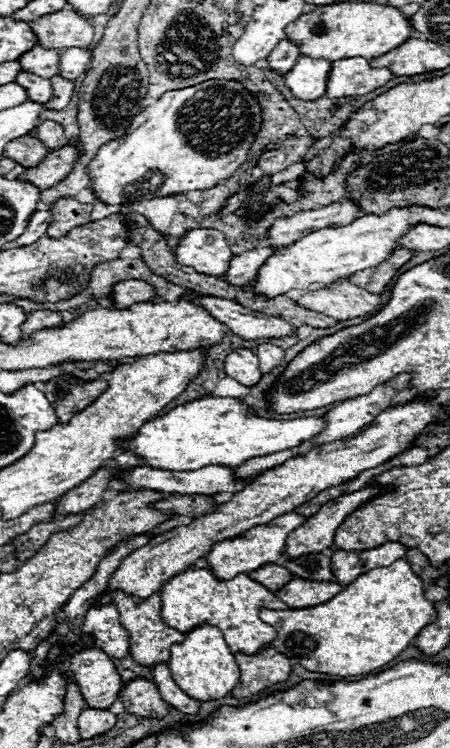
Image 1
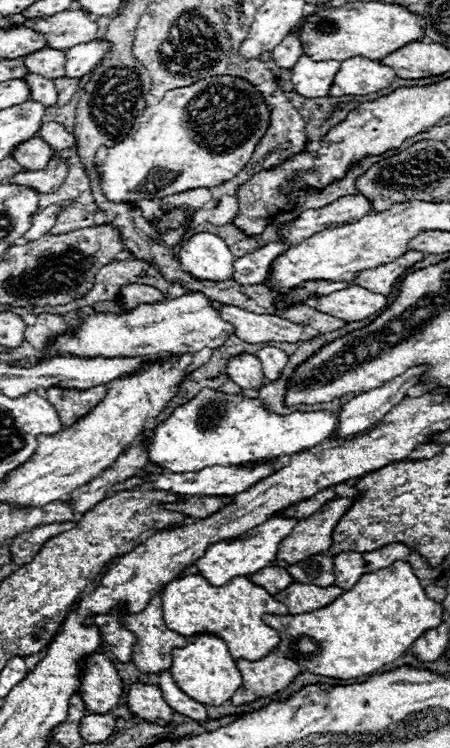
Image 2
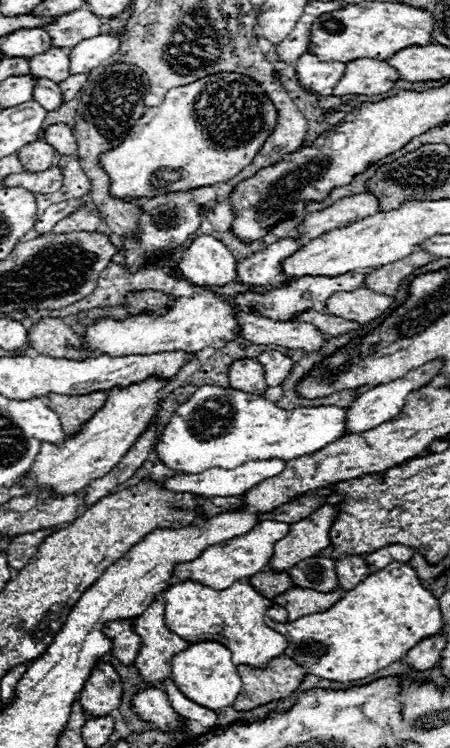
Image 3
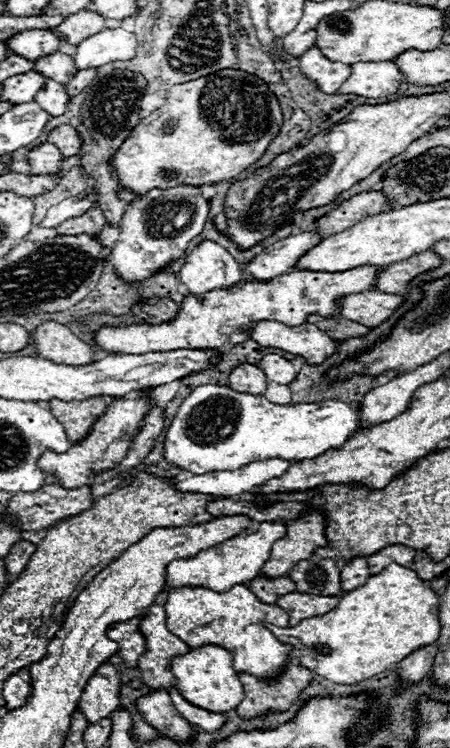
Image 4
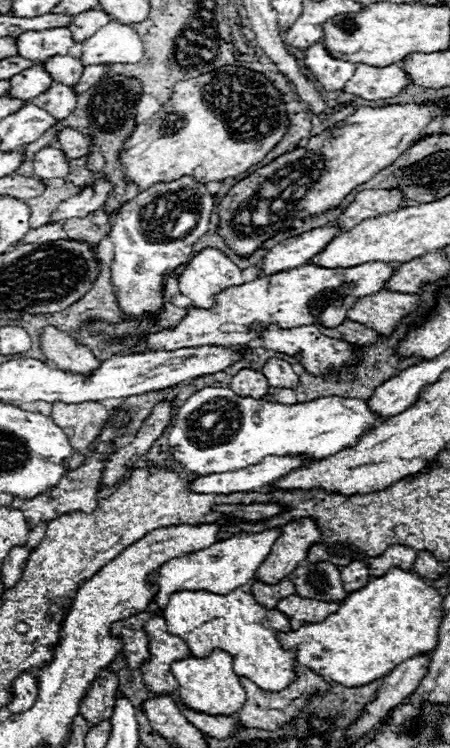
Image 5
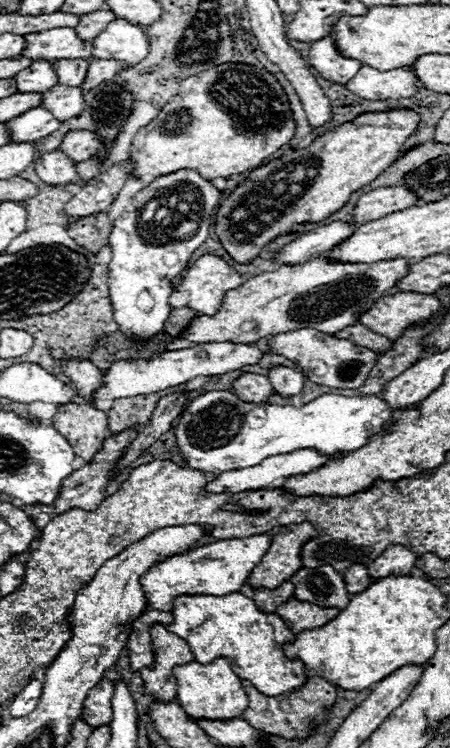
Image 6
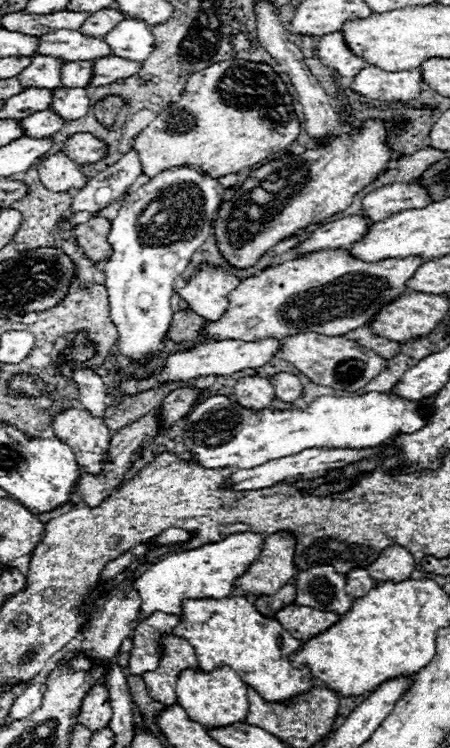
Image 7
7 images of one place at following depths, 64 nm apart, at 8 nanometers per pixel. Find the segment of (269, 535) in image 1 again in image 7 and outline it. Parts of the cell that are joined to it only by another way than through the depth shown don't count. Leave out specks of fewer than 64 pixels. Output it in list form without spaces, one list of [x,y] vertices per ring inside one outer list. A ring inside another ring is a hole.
[[[232,534],[216,544],[206,544],[196,550],[178,552],[166,556],[160,562],[150,564],[134,580],[134,590],[140,596],[140,616],[144,620],[154,612],[178,614],[182,600],[200,600],[200,598],[226,598],[234,590],[234,580],[250,566],[258,556],[264,536],[256,534]]]

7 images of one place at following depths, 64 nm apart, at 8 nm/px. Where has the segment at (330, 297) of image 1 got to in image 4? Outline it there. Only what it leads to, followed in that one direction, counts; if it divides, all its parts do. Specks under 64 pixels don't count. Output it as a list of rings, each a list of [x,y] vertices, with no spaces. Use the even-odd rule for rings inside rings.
[[[378,290],[352,294],[342,300],[342,316],[348,320],[356,320],[368,328],[378,328],[396,312],[402,302],[404,296],[384,294]]]

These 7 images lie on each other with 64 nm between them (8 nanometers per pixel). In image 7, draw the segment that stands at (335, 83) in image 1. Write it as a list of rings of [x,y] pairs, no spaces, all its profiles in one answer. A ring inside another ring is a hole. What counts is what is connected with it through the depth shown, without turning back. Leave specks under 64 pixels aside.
[[[368,66],[356,74],[356,82],[352,82],[350,88],[370,100],[408,102],[422,92],[422,72],[386,72],[378,66]]]

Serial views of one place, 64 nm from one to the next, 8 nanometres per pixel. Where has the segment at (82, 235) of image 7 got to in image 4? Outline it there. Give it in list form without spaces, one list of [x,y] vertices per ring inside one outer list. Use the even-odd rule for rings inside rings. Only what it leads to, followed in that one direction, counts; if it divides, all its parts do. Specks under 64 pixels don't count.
[[[96,206],[96,208],[88,210],[84,216],[66,220],[56,230],[58,230],[58,234],[70,234],[70,236],[88,234],[90,238],[98,238],[98,234],[100,234],[100,230],[102,230],[104,224],[106,224],[106,218],[104,218],[102,210]]]

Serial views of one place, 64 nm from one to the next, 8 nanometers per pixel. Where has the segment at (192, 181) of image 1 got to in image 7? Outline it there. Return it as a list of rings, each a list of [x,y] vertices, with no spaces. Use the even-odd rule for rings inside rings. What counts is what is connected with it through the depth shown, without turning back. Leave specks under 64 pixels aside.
[[[228,60],[192,74],[180,100],[164,108],[164,112],[138,134],[134,148],[140,152],[142,172],[150,178],[174,166],[200,166],[210,176],[226,176],[242,168],[252,168],[264,158],[286,150],[298,138],[298,134],[300,122],[294,112],[292,96],[272,66],[266,62]]]

